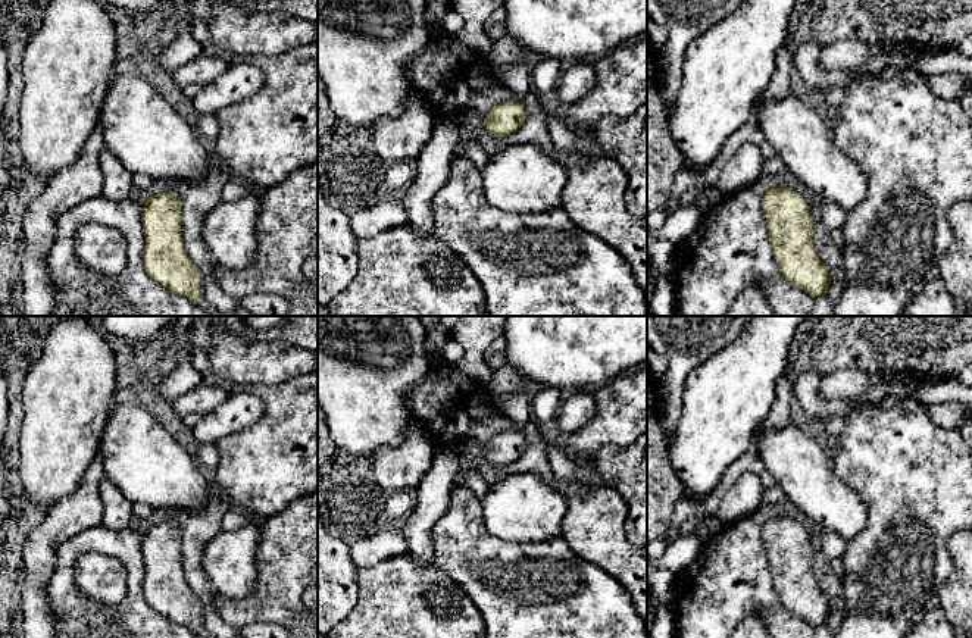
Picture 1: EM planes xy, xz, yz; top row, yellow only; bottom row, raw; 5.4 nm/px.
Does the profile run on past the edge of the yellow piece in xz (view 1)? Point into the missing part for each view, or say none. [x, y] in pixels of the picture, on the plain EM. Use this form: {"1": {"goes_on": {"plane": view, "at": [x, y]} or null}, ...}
{"1": {"goes_on": null}}

